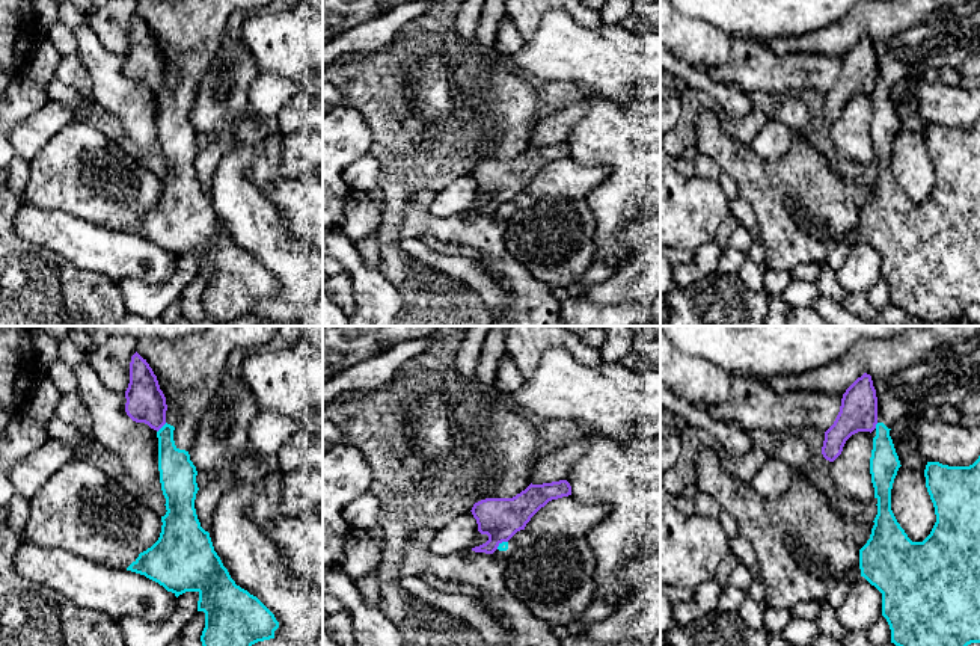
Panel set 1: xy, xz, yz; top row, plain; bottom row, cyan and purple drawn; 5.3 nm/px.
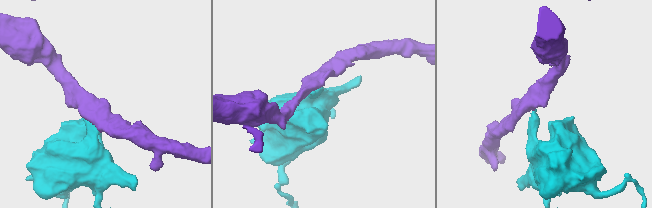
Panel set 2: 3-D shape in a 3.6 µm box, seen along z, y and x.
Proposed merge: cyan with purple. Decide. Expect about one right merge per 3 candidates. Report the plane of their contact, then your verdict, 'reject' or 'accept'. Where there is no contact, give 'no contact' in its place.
xy | reject

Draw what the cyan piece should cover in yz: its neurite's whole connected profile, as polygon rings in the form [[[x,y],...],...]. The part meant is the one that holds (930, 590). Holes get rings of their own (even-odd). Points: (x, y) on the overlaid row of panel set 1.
[[[924,326],[909,329],[888,340],[859,338],[841,358],[795,376],[764,379],[776,392],[813,391],[843,395],[864,373],[871,376],[877,397],[877,424],[870,457],[870,474],[877,500],[877,515],[870,539],[859,549],[859,569],[882,593],[882,616],[891,629],[896,646],[968,646],[980,643],[980,456],[969,466],[948,466],[927,462],[926,488],[935,507],[936,522],[923,542],[912,542],[891,510],[891,489],[900,465],[891,427],[908,415],[923,415],[929,406],[959,405],[971,394],[980,394],[980,326]]]

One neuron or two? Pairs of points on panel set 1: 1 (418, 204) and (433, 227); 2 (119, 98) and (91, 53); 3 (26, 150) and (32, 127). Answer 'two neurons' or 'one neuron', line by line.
1: one neuron
2: one neuron
3: one neuron

